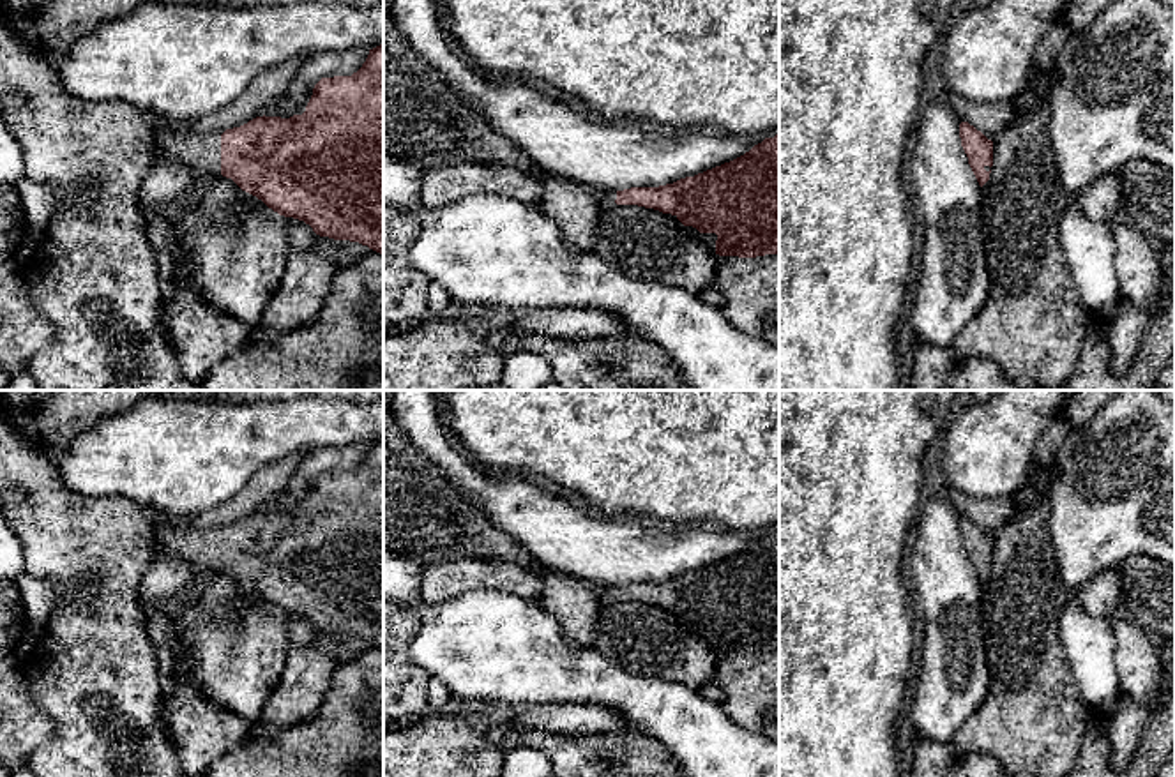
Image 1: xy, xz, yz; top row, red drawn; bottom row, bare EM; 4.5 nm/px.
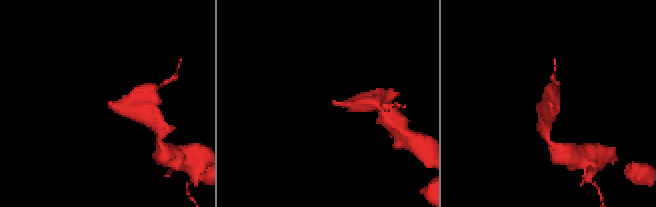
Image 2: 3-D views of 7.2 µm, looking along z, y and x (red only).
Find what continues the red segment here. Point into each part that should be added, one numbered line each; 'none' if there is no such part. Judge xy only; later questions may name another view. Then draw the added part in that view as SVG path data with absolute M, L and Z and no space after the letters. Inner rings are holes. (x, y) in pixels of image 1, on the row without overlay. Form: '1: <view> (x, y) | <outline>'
1: xy (202, 548) | M159 517L154 526L155 551L168 551L200 572L221 570L221 530L194 528L182 519Z

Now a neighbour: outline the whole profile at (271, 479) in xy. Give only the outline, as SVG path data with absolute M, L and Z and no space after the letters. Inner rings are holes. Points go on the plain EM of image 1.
M297 450L295 454L263 464L230 500L187 519L187 524L201 530L224 528L256 512L263 512L286 487L306 454L307 450Z

